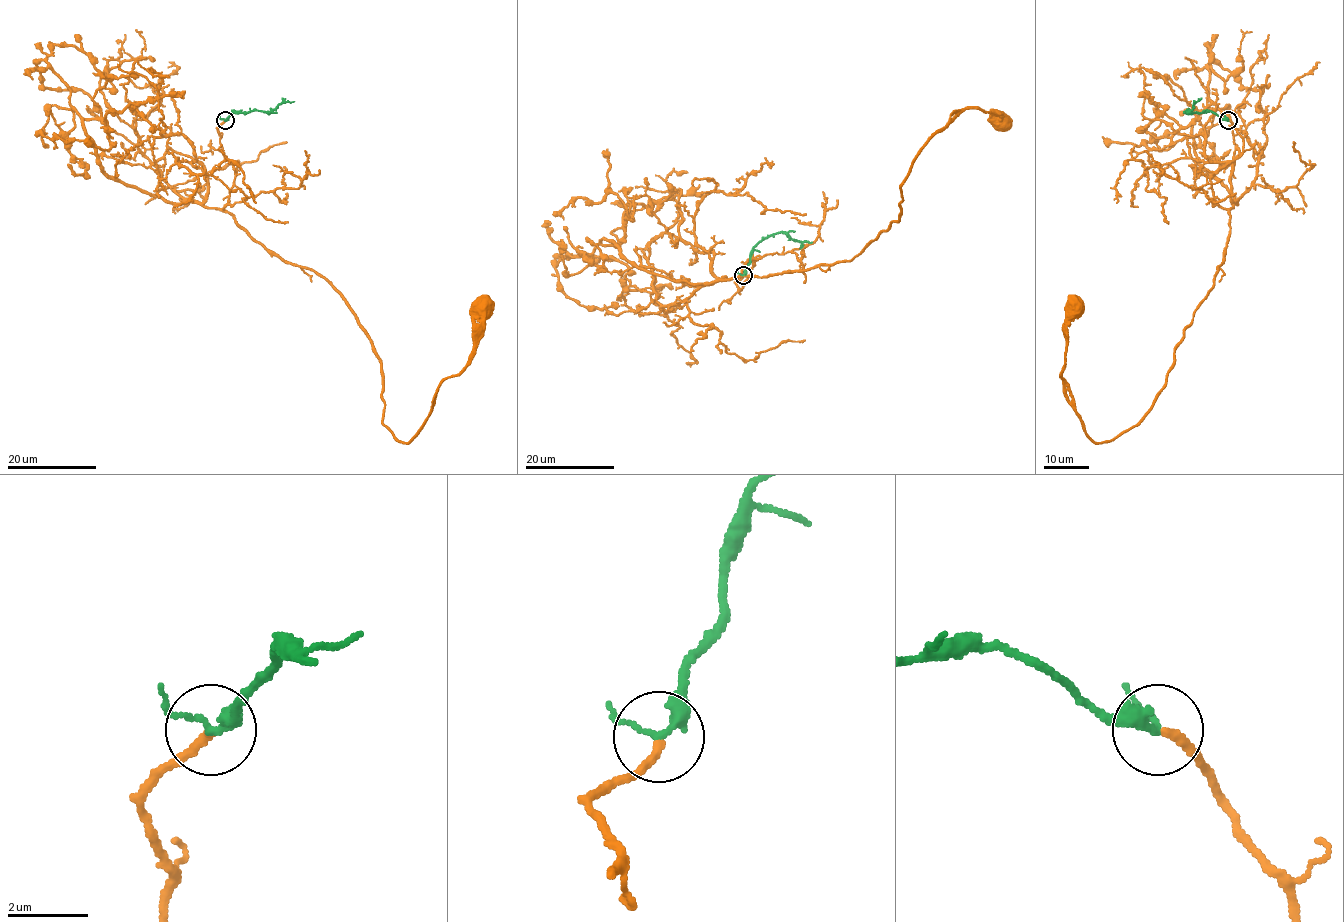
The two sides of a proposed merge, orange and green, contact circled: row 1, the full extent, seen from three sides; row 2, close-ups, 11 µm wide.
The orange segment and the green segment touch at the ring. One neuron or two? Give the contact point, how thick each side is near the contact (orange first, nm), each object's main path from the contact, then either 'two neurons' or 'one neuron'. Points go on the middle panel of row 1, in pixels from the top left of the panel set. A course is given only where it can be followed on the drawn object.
place (743, 275); calibres 220 and 240 nm; course orange (742, 276), (753, 257), (750, 277), (848, 261), (899, 220), (934, 133), (966, 109), (999, 122); course green (742, 275), (749, 264), (750, 251), (771, 235), (786, 232), (799, 241), (812, 242); one neuron

